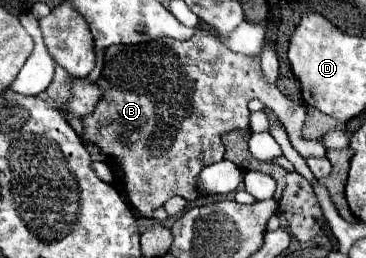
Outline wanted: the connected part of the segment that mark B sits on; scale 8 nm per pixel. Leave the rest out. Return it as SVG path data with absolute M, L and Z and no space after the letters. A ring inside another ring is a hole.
M206 31L196 33L190 41L162 39L128 47L112 45L106 49L106 65L98 85L104 95L96 111L82 119L84 141L98 145L120 165L132 207L148 219L170 197L186 197L188 201L200 197L200 171L224 157L220 135L248 127L246 105L254 97L276 111L286 125L292 147L302 157L326 155L322 143L302 139L306 107L268 85L256 57L230 51ZM162 83L166 83L166 119L158 111Z

